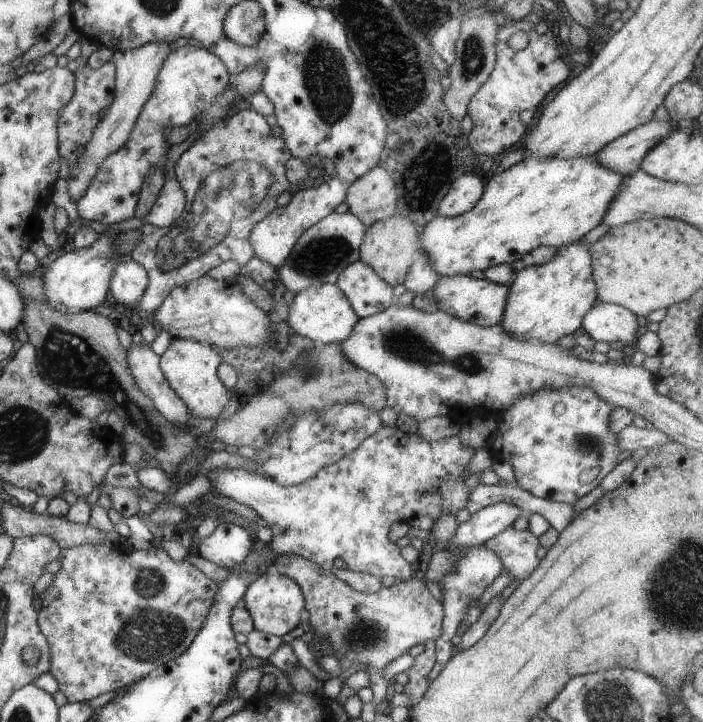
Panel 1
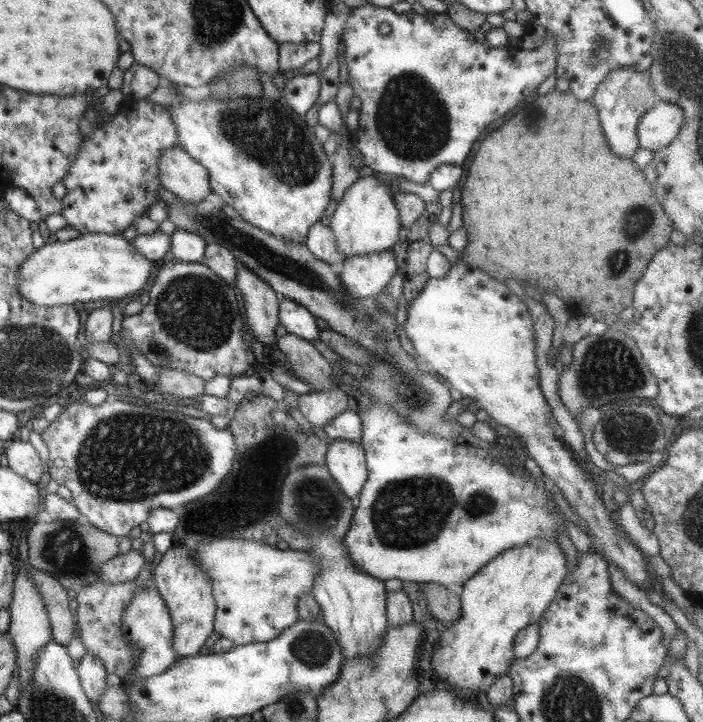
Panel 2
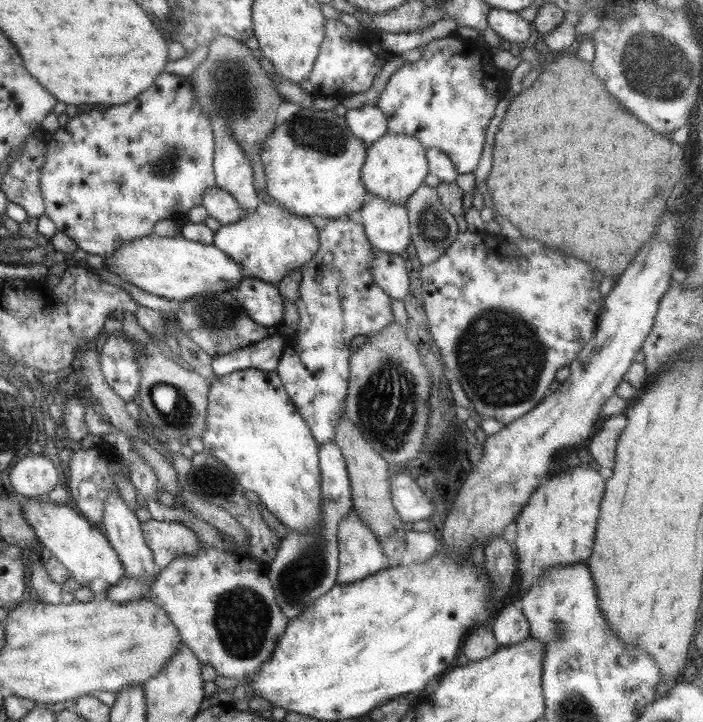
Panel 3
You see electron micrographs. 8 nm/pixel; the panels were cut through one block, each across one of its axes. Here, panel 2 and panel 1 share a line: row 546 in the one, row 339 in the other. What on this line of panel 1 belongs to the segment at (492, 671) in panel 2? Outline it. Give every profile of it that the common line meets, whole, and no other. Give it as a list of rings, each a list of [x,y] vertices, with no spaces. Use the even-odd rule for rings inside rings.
[[[577,240],[565,247],[559,247],[556,255],[546,263],[537,266],[527,265],[523,270],[515,272],[515,279],[508,286],[505,297],[502,319],[499,326],[505,333],[516,340],[537,340],[540,343],[555,343],[559,338],[580,327],[583,315],[597,303],[596,286],[592,279],[591,255],[588,246],[591,243]]]

